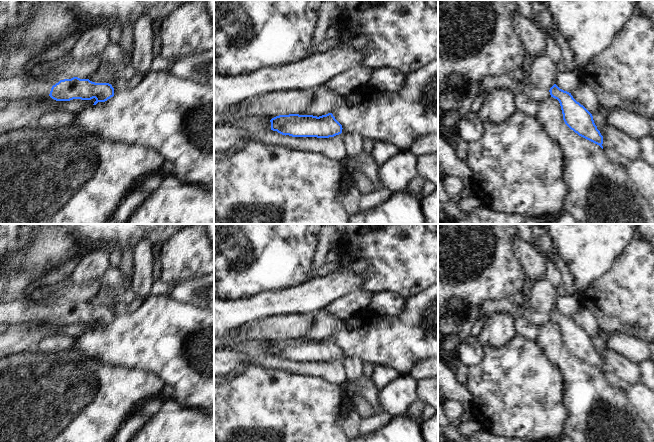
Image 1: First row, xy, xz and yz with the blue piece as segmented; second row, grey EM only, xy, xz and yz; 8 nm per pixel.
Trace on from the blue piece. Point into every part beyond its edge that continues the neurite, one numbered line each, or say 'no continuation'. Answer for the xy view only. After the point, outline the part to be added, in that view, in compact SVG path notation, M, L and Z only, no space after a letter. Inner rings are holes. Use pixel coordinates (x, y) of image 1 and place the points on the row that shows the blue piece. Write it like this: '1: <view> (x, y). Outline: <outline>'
1: xy (26, 86). Outline: M27 73L13 79L0 79L0 99L18 101L39 95L49 95L51 88L47 80L35 78Z

